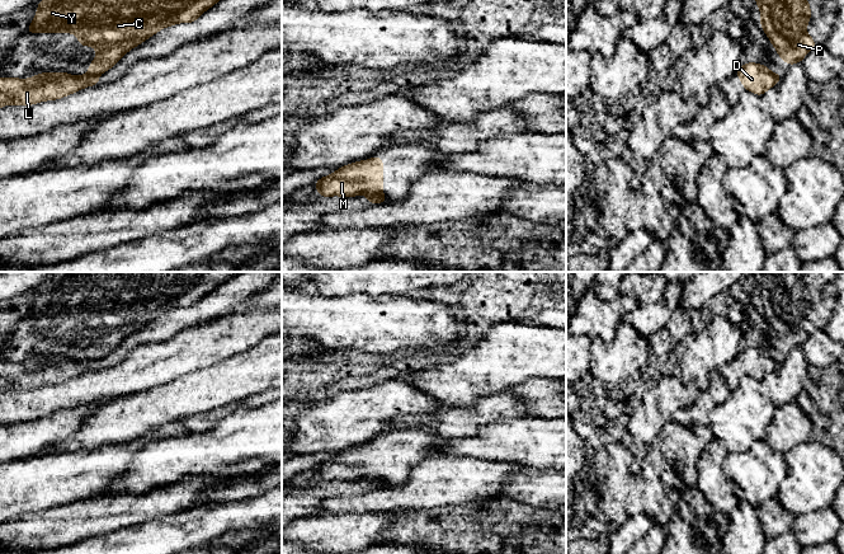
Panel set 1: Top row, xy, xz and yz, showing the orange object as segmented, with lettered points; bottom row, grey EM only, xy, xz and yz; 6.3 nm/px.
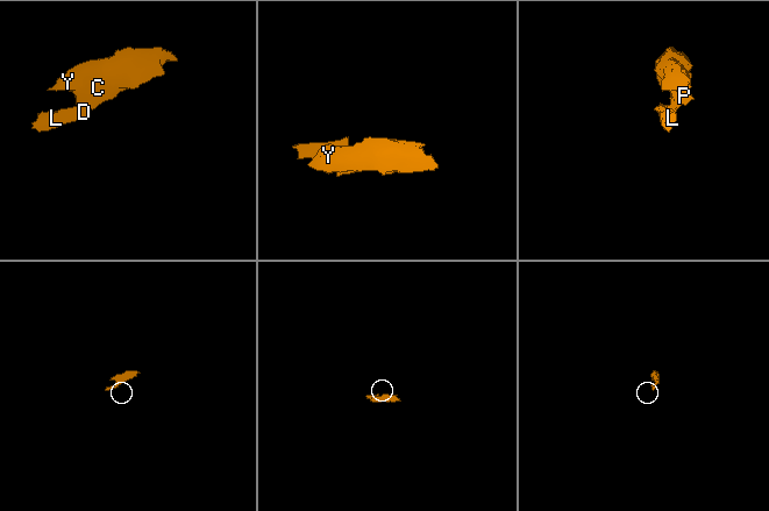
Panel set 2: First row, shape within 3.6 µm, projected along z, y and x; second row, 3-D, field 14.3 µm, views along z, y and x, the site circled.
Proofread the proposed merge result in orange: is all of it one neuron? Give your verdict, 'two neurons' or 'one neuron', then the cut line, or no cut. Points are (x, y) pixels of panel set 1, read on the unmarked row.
two neurons; cut xy (98, 358), (83, 361)

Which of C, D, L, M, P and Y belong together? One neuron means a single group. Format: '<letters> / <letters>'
C P Y / D L M

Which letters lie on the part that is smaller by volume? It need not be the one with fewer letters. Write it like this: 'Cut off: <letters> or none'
Cut off: D, L, M

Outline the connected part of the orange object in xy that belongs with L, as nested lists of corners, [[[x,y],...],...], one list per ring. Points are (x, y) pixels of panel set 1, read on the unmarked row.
[[[41,357],[29,363],[0,363],[0,393],[8,389],[32,390],[61,384],[86,371],[99,370],[99,360],[74,361],[67,357]]]

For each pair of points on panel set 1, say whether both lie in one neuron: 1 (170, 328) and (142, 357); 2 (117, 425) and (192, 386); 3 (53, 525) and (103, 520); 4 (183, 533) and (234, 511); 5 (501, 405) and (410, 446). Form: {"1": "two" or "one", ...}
{"1": "two", "2": "one", "3": "one", "4": "one", "5": "two"}

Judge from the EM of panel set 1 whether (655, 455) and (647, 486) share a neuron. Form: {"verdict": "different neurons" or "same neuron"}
{"verdict": "same neuron"}

